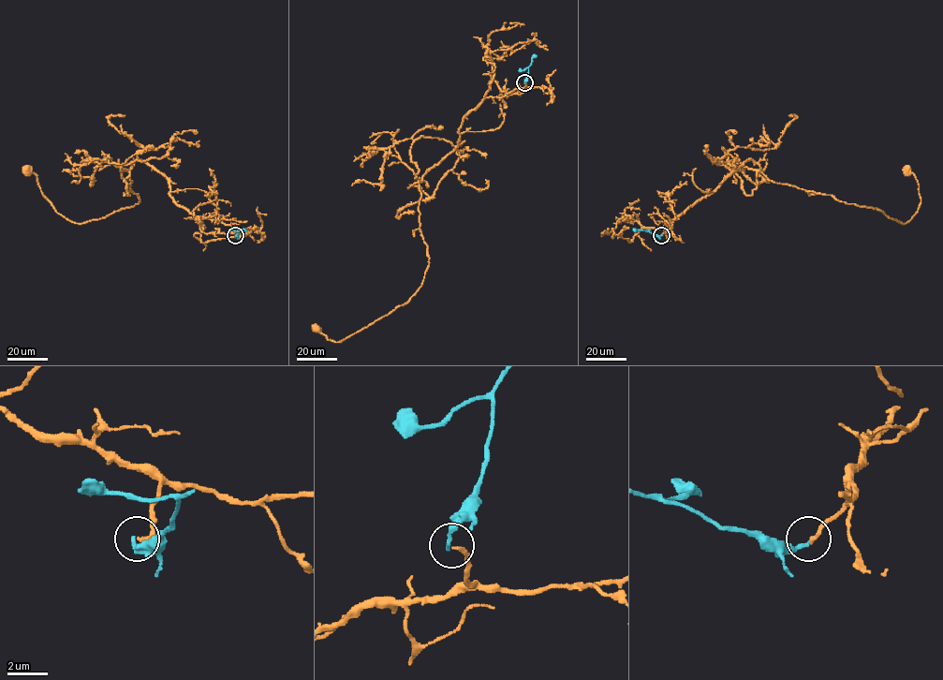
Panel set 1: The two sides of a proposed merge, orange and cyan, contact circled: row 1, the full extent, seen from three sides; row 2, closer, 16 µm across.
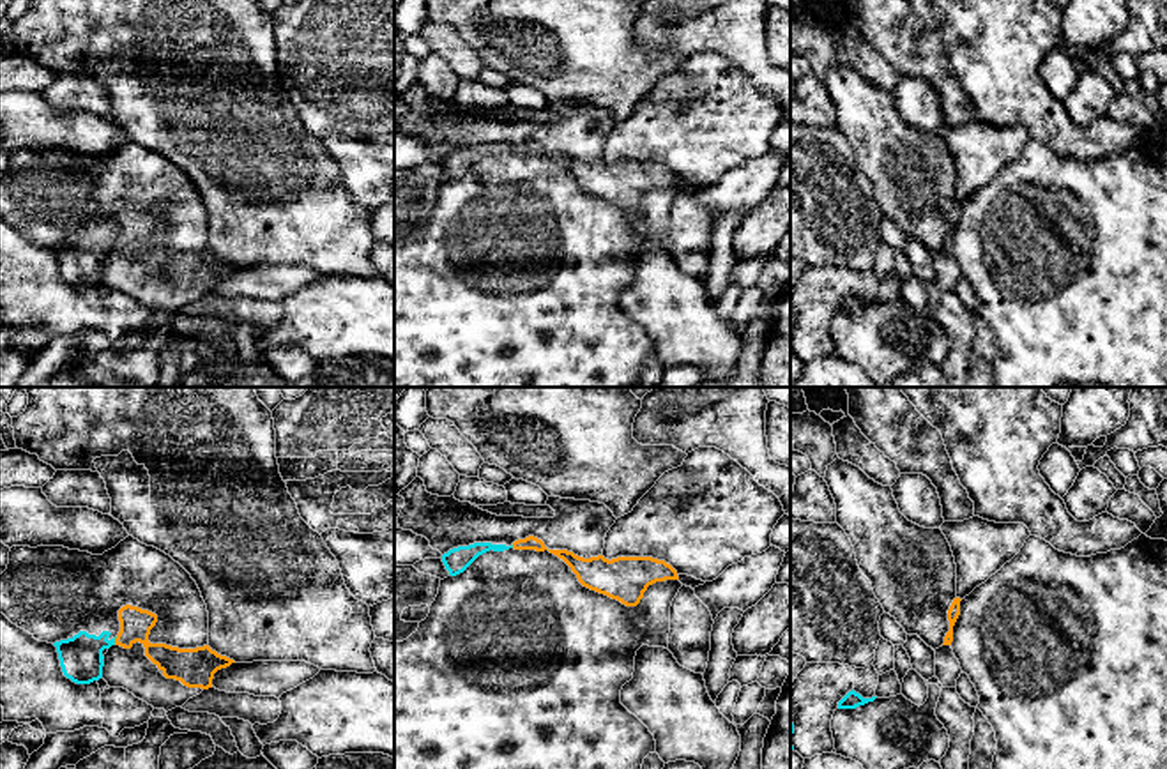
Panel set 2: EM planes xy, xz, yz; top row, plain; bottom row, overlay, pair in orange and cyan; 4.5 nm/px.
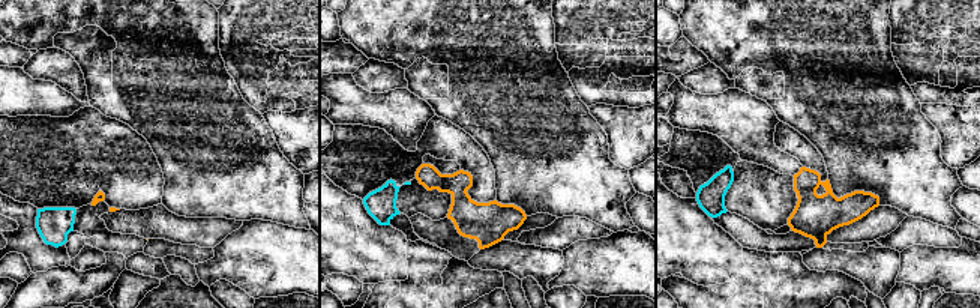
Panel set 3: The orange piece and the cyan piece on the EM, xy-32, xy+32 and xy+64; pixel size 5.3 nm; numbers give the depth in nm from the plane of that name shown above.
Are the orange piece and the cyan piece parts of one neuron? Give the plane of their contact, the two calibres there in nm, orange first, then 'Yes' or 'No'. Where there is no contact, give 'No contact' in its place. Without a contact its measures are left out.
Touches orange in xy. Thickness 140 nm (orange) against 190 nm. No

